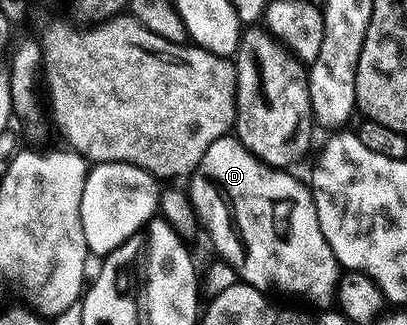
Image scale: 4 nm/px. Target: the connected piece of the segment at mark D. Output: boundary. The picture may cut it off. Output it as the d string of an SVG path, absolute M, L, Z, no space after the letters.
M228 133L205 149L198 171L189 176L189 194L200 224L211 233L211 239L219 250L218 258L234 268L242 282L264 293L280 291L283 295L296 295L299 299L319 303L311 305L327 305L332 302L341 268L333 249L329 249L329 241L325 241L325 233L321 233L310 186L291 174L295 173L260 162L234 134Z

